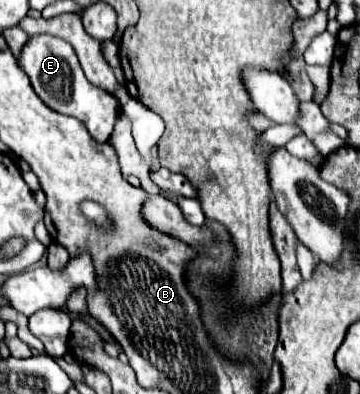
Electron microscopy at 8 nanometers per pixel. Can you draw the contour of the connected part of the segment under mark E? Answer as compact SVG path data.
M33 35L23 45L17 63L27 73L35 93L41 97L41 101L47 107L51 107L63 115L71 115L71 117L79 119L95 141L105 143L109 139L109 135L115 127L115 119L119 115L119 101L111 93L107 93L87 81L75 51L67 41L53 37L53 35Z

